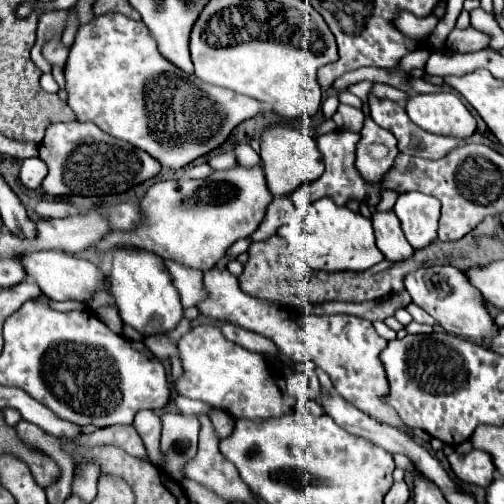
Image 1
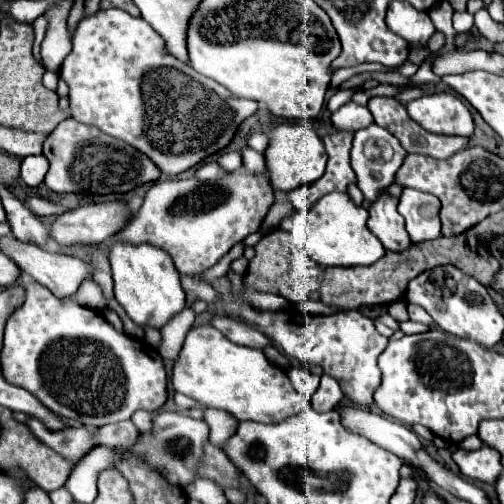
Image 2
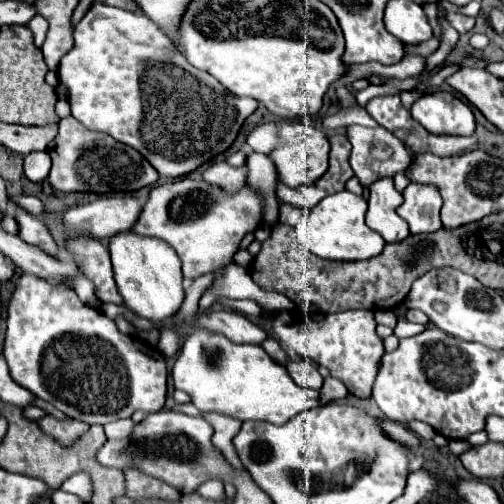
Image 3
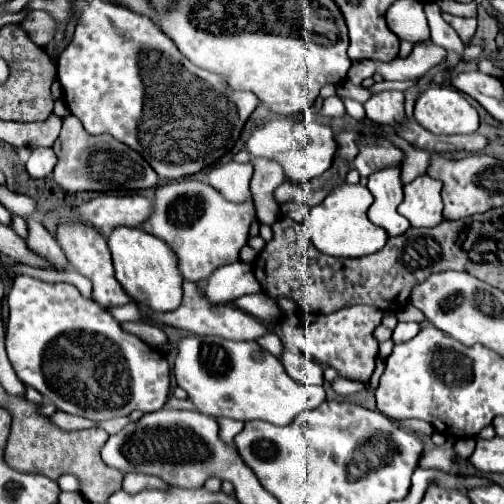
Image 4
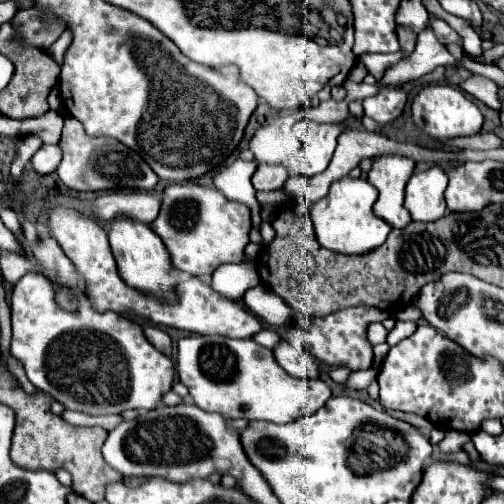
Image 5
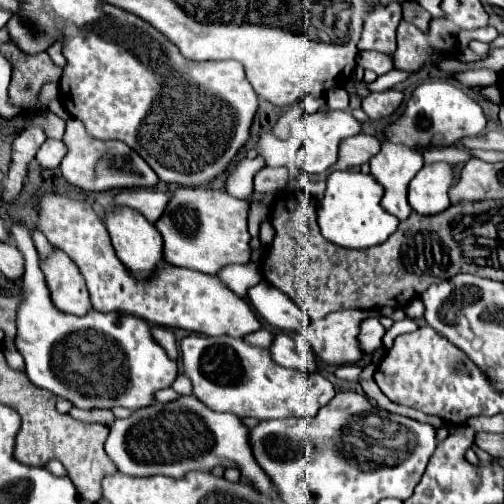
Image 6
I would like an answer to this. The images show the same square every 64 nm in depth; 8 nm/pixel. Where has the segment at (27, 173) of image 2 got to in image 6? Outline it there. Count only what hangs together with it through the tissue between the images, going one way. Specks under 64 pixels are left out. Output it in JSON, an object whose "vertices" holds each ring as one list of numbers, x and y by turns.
{"vertices":[[46,140,46,142,40,146,40,150,38,150,38,154,36,154,36,160,38,160,38,164,40,164,44,170,52,170,52,168,58,168,58,166,60,166,64,154,66,154,64,142,60,142,60,140]]}

